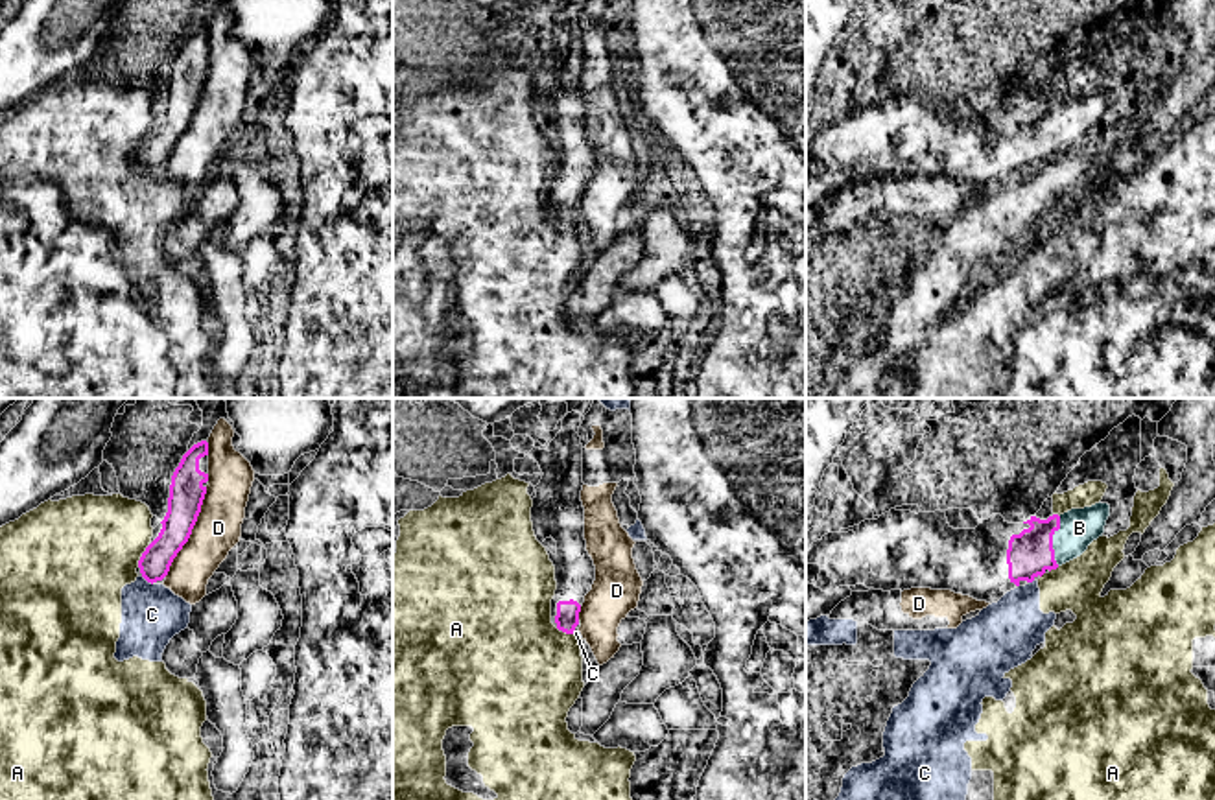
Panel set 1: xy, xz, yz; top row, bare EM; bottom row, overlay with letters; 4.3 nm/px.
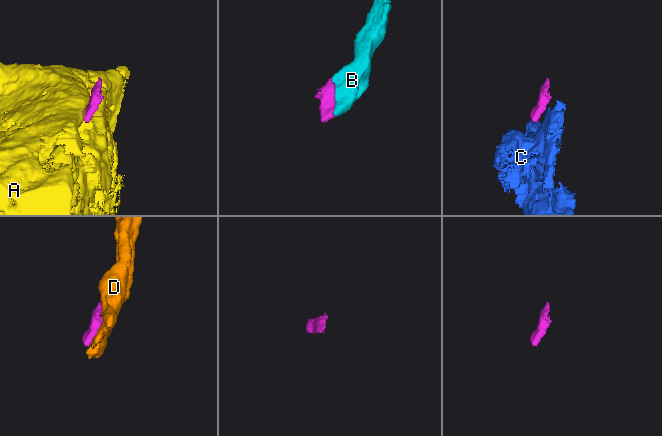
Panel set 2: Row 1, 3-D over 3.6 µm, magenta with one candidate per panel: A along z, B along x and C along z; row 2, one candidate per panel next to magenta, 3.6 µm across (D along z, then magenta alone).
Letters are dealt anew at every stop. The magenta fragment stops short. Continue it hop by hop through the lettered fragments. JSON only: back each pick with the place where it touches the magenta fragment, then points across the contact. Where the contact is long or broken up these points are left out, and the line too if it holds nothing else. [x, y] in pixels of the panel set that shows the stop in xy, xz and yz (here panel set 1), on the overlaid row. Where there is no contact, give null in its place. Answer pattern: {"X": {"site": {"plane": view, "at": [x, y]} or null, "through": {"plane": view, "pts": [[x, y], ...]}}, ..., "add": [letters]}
{"B": {"site": {"plane": "yz", "at": [1051, 541]}}, "add": ["B"]}

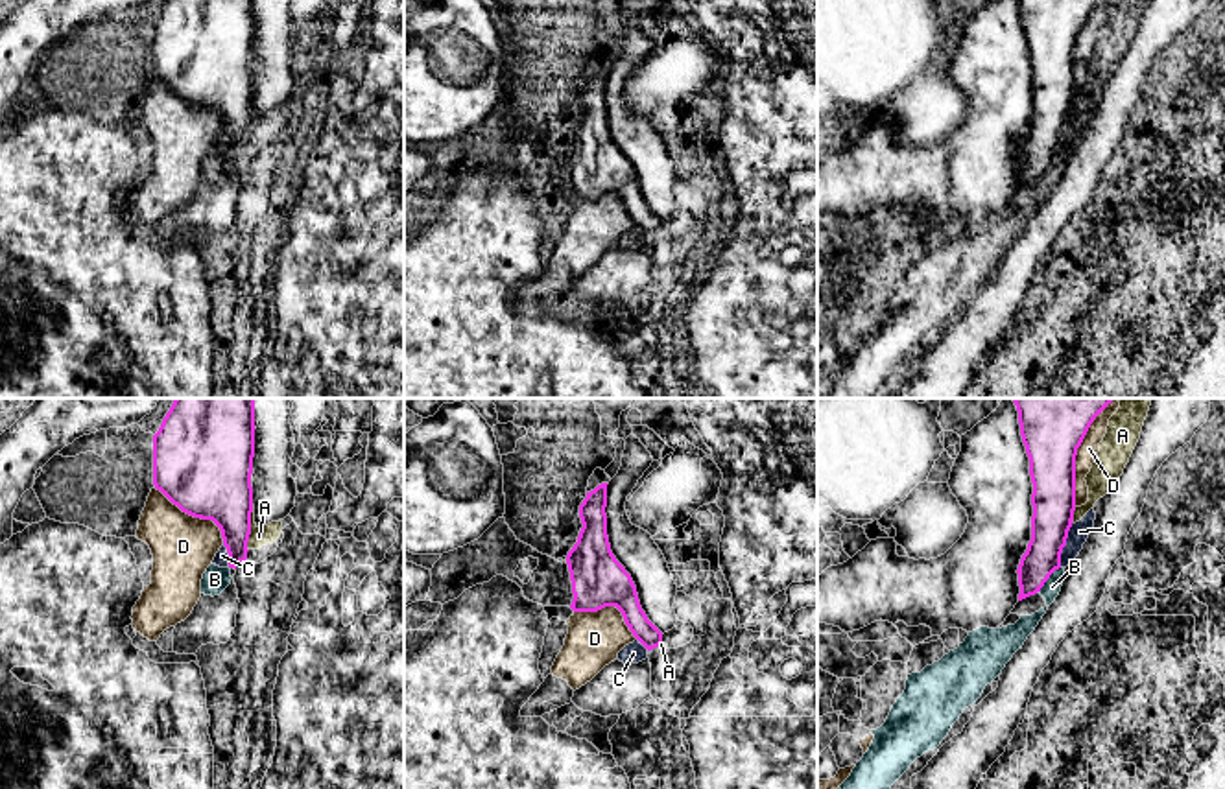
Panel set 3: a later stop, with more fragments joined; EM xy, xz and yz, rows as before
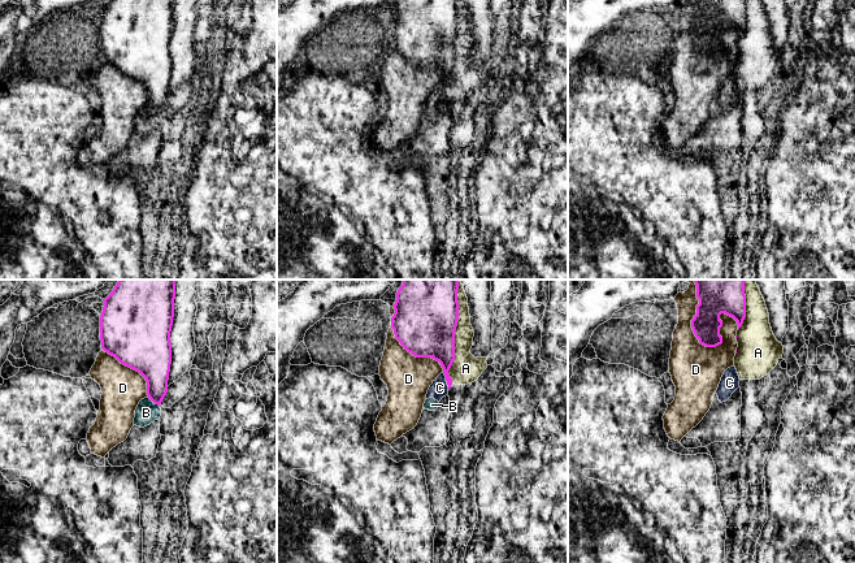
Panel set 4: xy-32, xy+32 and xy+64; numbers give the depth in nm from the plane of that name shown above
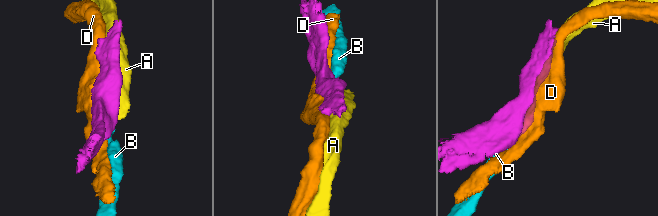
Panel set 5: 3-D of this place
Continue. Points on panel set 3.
{"add": []}

